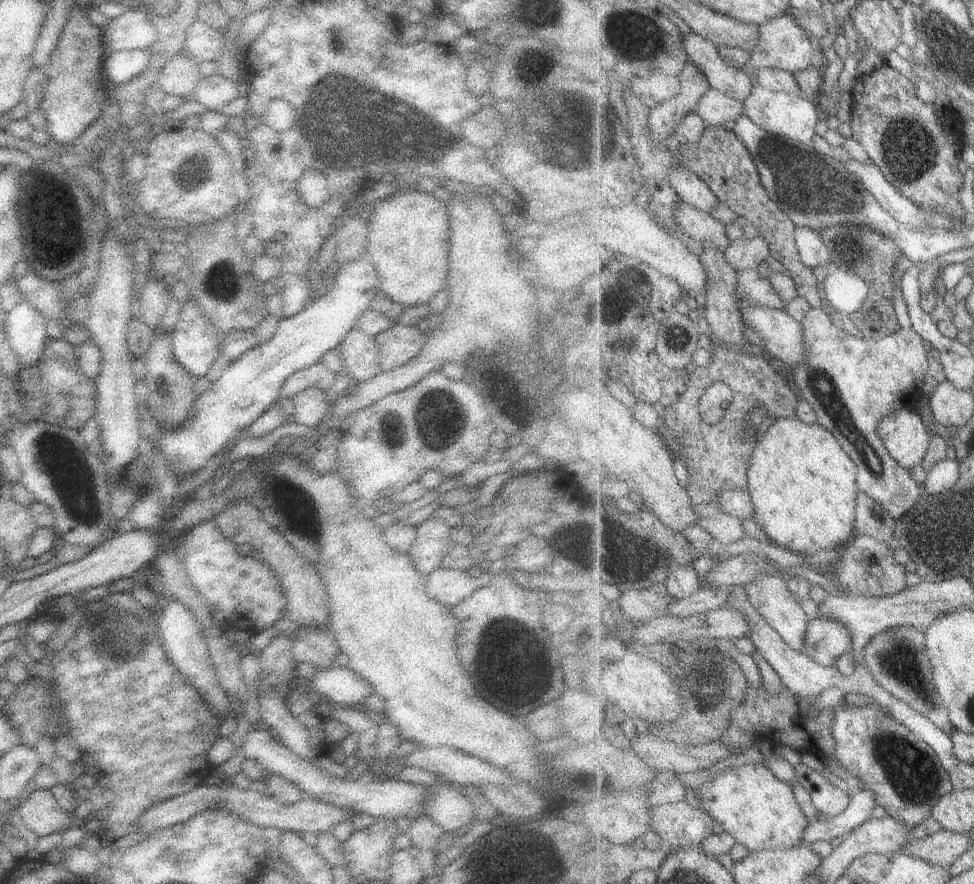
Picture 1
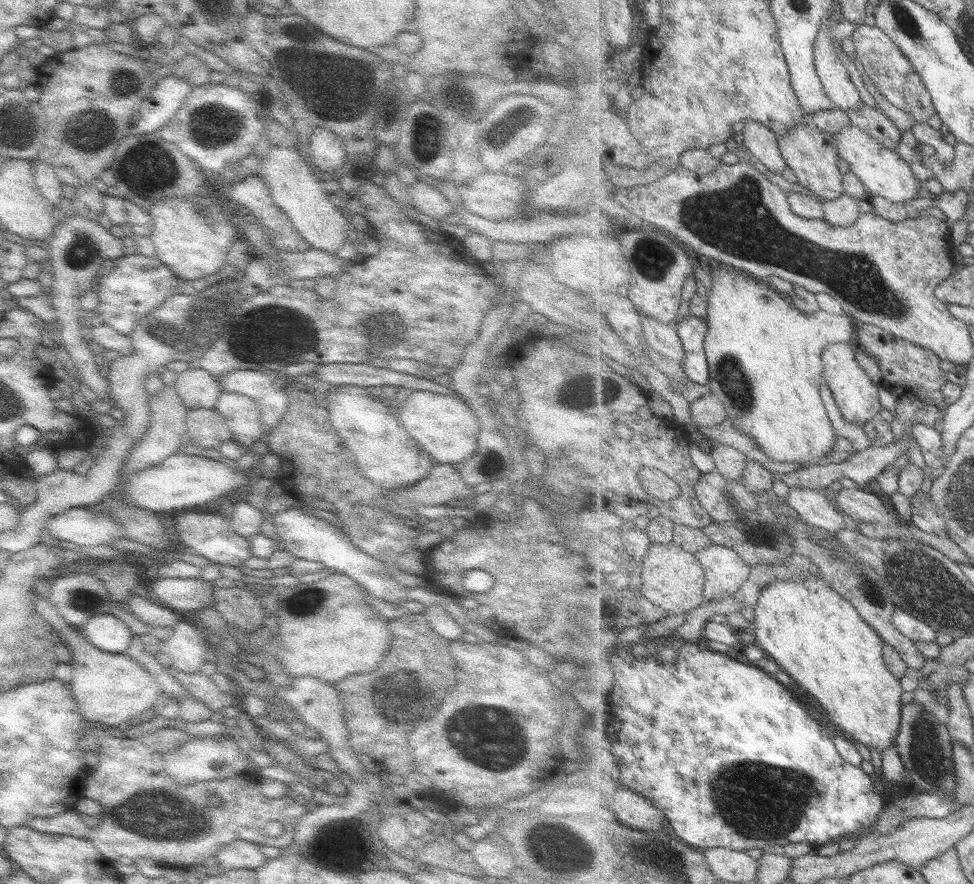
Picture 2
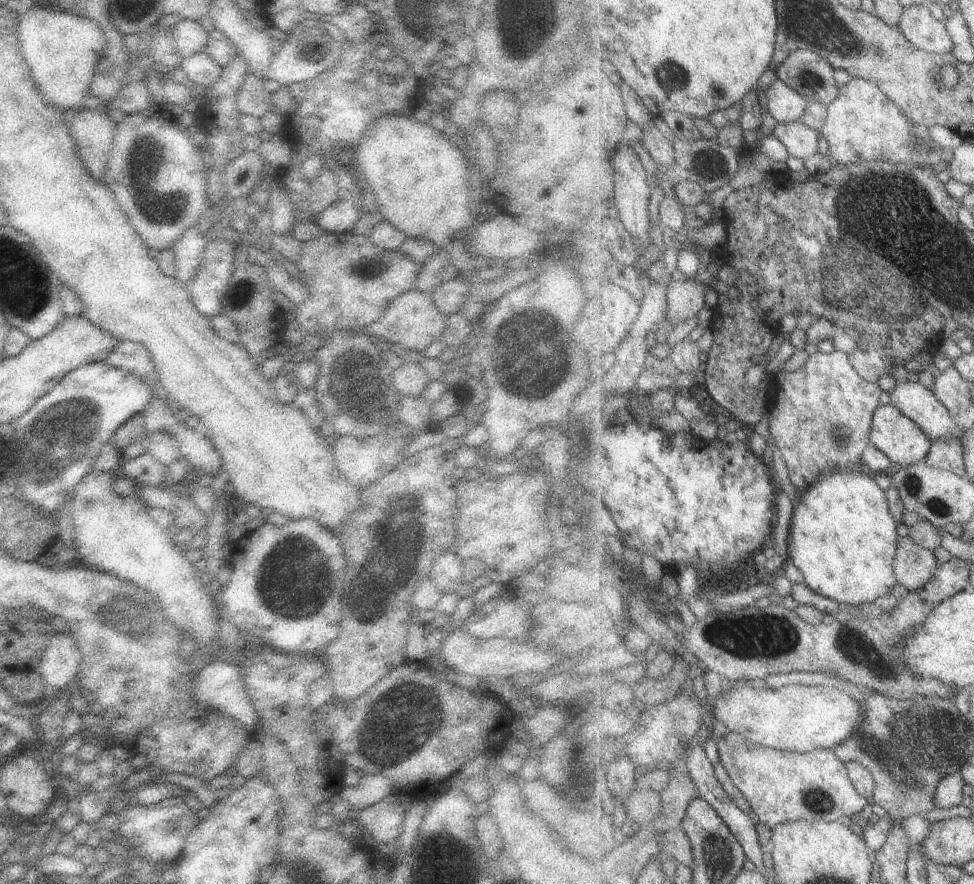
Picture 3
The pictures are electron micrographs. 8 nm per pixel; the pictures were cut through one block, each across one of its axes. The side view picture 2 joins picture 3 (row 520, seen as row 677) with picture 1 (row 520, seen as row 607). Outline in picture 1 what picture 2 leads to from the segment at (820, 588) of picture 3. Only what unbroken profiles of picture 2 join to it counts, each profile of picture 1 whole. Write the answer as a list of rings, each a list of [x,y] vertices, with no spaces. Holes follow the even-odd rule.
[[[776,417],[754,446],[749,460],[747,478],[755,507],[753,519],[772,544],[801,556],[836,550],[856,535],[855,515],[860,493],[858,476],[857,463],[830,430],[818,424],[805,424],[798,418]]]

